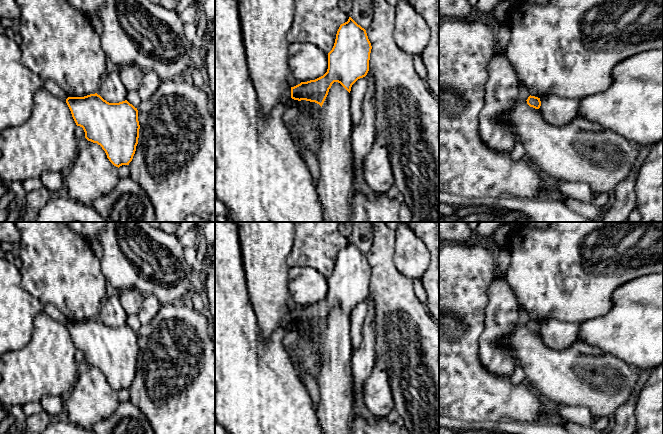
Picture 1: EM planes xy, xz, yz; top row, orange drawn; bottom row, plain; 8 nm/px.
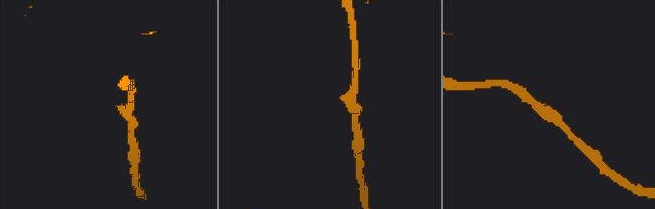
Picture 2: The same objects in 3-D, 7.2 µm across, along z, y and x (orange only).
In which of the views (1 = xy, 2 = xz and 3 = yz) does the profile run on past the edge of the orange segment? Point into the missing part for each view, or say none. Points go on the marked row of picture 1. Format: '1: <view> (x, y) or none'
1: none
2: none
3: none

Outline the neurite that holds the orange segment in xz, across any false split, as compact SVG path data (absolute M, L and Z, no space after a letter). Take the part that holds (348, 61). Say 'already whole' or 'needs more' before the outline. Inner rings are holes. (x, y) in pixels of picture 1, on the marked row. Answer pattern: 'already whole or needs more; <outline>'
already whole; M349 17L347 22L340 25L336 34L334 46L328 53L327 72L315 80L301 82L291 87L291 98L298 101L306 100L315 102L322 107L329 89L334 82L340 83L350 93L352 85L358 79L365 77L369 71L371 49L372 46L366 30Z

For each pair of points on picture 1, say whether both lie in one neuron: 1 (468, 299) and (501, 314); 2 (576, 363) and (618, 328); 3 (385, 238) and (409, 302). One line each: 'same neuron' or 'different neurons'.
1: different neurons
2: different neurons
3: same neuron

